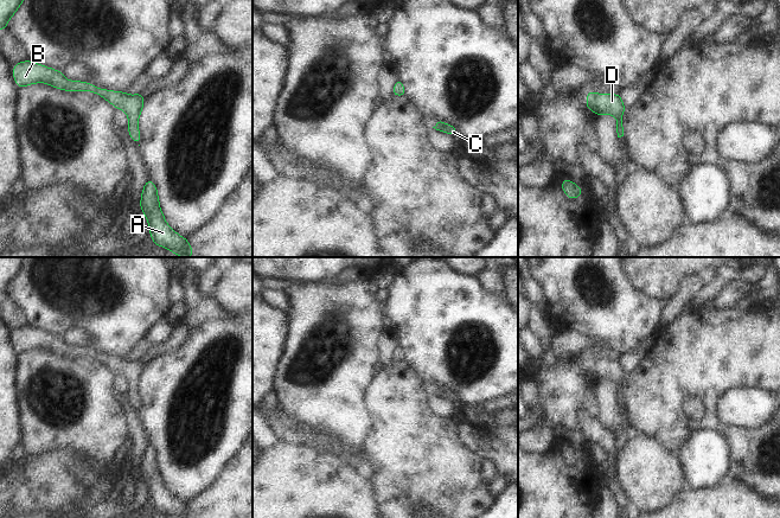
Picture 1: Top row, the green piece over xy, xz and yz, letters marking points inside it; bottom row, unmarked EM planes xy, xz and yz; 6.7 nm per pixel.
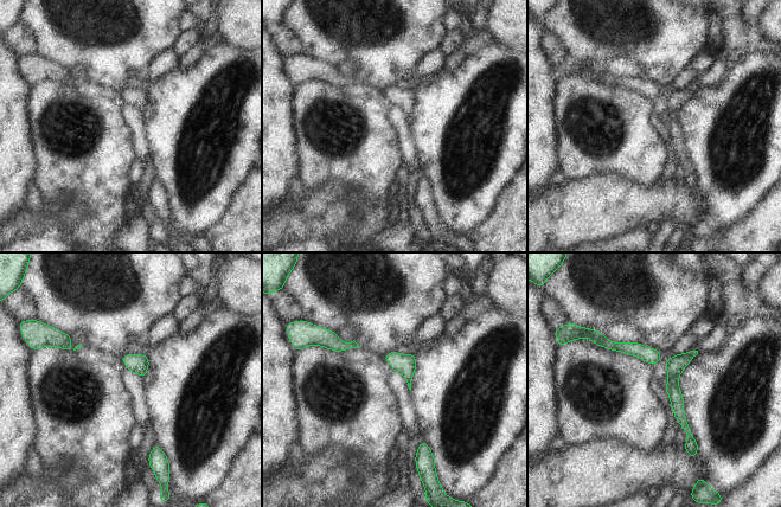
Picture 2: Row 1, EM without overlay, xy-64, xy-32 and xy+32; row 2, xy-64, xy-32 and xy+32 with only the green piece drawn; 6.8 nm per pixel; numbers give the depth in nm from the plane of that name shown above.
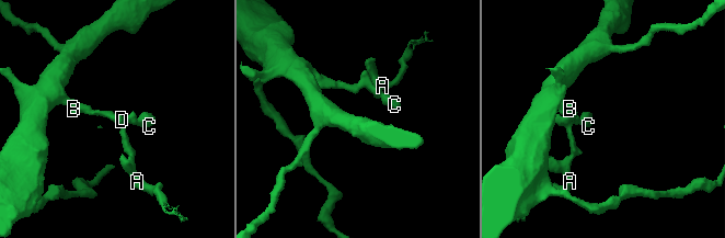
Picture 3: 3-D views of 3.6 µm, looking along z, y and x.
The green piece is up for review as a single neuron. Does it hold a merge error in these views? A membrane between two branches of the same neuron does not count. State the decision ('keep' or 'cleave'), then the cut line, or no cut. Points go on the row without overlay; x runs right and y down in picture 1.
keep; cut none

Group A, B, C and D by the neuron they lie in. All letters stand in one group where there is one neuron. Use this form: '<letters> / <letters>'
A B C D

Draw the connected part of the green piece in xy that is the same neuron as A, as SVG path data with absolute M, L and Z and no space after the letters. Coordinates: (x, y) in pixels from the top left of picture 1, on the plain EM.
M151 445L146 447L140 460L140 474L142 475L145 484L148 486L151 505L155 511L166 513L171 518L193 518L187 504L177 499L167 490L160 474L158 454Z

